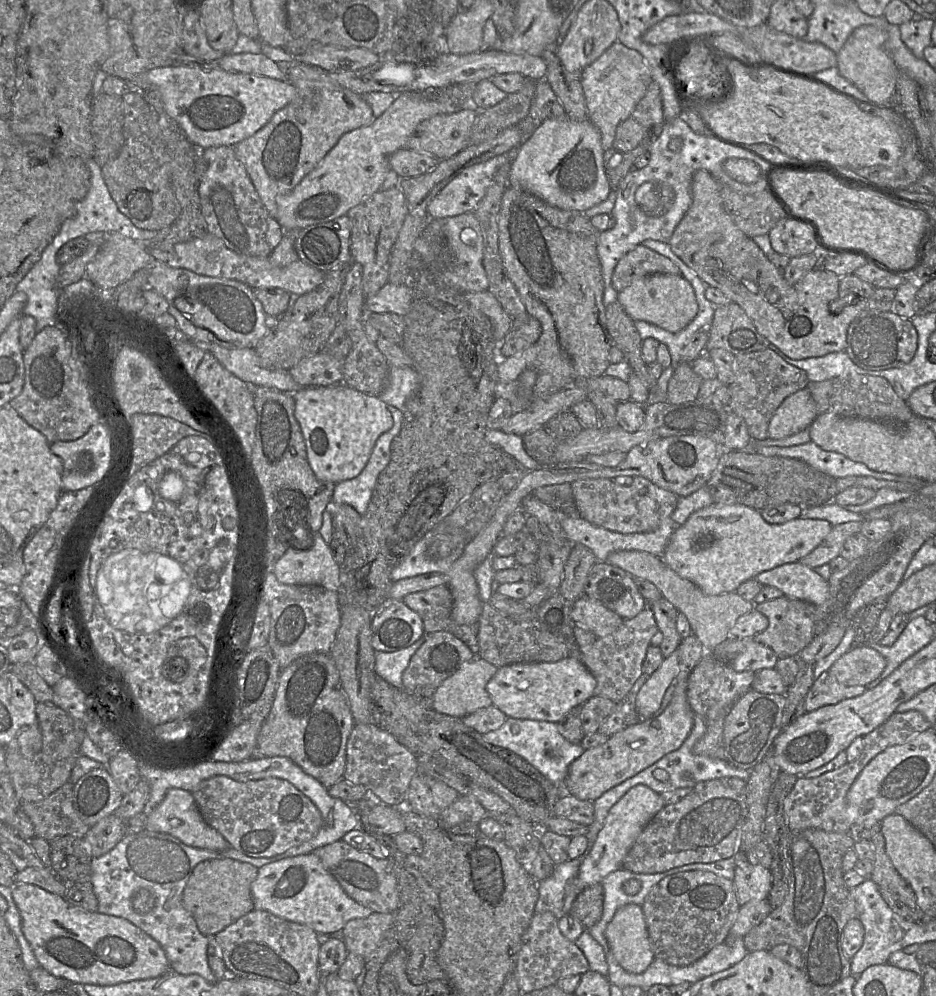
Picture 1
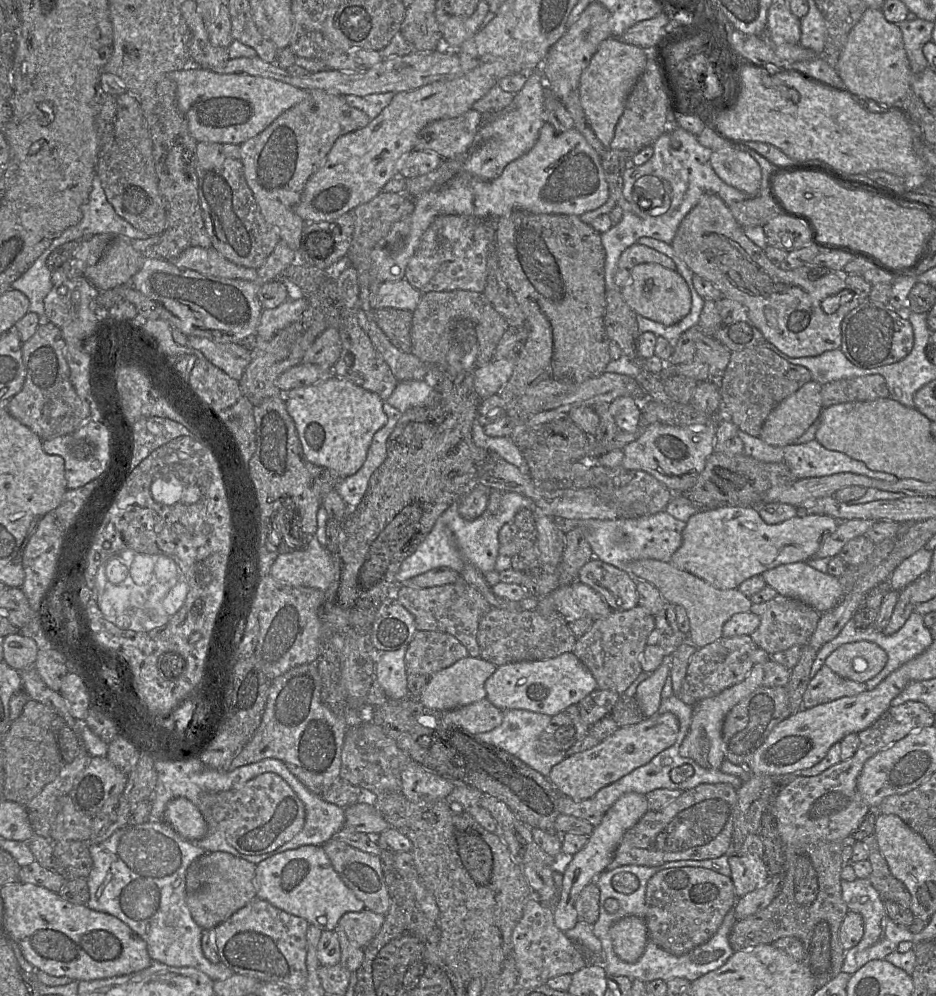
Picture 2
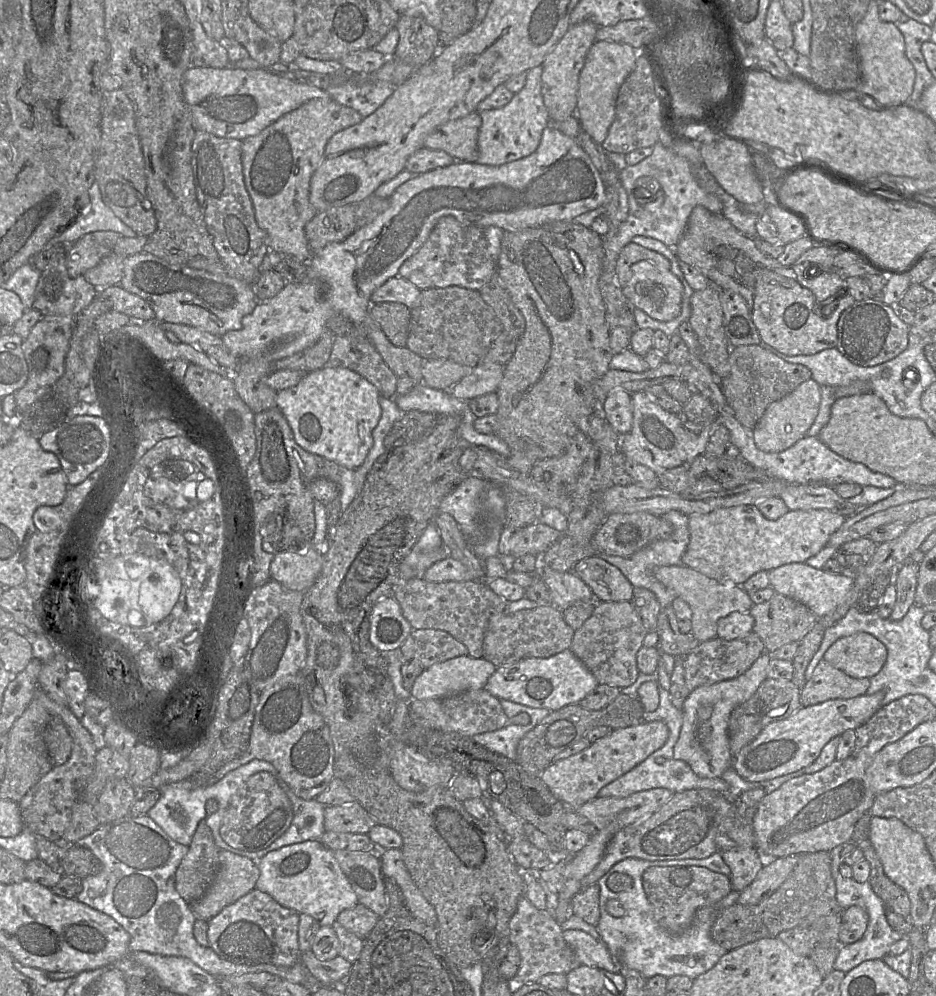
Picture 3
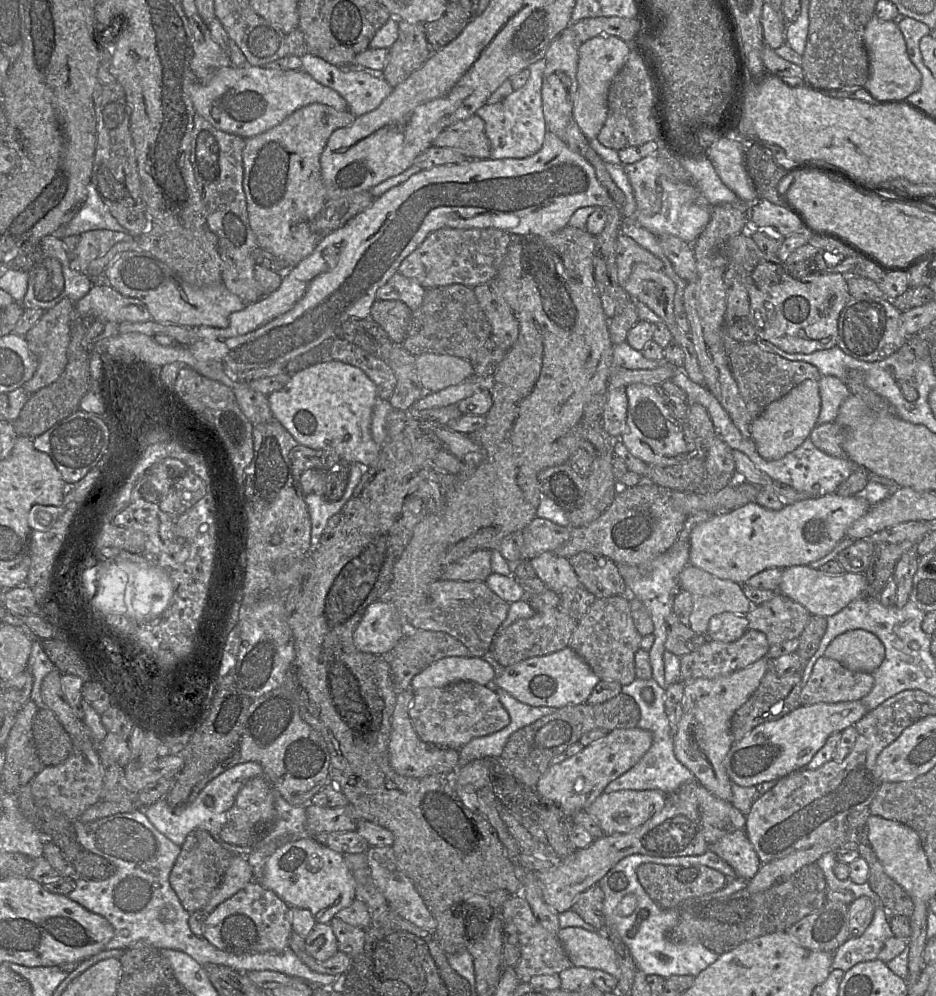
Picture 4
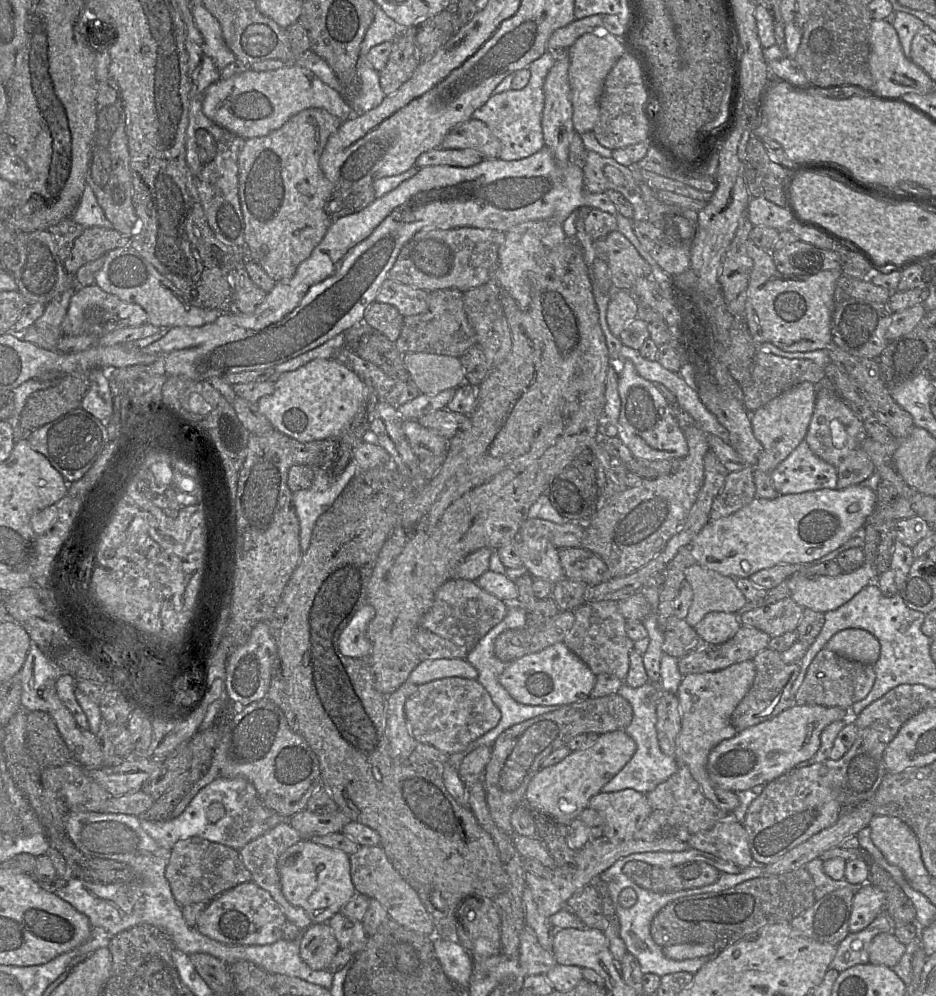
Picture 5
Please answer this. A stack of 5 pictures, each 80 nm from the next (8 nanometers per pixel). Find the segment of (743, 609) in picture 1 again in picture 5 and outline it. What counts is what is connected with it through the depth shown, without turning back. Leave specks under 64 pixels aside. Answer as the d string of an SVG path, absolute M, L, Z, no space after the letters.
M698 563L686 569L685 582L691 585L693 591L692 603L685 618L685 621L692 627L695 627L710 612L737 613L747 603L735 579L702 567Z

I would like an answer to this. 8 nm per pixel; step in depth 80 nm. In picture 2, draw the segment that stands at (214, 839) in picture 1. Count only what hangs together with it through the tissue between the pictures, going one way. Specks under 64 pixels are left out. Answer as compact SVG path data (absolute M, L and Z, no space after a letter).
M184 797L172 799L166 805L164 822L170 825L180 837L189 841L203 838L208 826L200 810Z

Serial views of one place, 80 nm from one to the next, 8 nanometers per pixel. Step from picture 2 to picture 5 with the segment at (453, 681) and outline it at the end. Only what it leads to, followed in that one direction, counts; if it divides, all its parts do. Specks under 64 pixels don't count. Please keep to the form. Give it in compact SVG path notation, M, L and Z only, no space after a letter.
M467 659L422 660L410 673L408 680L421 685L434 680L459 677L477 680L478 672Z

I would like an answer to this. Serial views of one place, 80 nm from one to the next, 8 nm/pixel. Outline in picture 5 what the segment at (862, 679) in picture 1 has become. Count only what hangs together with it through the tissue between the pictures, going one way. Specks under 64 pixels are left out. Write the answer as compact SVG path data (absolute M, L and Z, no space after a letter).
M848 628L836 633L826 648L849 660L874 665L880 656L880 643L870 632Z

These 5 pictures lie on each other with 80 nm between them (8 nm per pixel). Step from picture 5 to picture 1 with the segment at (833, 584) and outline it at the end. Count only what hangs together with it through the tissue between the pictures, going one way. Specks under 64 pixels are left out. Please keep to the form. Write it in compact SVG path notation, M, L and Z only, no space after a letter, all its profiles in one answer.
M799 562L775 567L756 575L754 579L763 586L778 588L783 596L800 599L814 606L824 603L829 595L828 581Z

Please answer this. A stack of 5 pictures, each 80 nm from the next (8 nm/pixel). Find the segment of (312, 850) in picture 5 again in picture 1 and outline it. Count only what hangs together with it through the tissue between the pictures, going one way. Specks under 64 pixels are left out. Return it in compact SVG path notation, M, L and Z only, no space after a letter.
M313 853L284 858L258 868L251 894L254 909L307 925L318 934L341 933L348 921L366 918L373 913L349 897Z

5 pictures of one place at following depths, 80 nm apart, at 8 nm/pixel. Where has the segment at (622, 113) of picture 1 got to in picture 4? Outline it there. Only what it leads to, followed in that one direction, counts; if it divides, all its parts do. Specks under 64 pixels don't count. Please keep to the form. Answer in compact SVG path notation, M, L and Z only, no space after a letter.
M611 35L595 36L579 46L576 74L577 92L573 108L573 119L588 140L597 138L607 119L609 86L625 64L632 47L632 43L627 43Z

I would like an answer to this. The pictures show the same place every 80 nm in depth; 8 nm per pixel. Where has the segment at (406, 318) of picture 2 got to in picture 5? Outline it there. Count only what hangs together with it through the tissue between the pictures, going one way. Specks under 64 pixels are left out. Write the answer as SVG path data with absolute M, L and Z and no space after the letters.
M375 300L366 309L364 321L395 343L400 336L404 316L391 304Z

